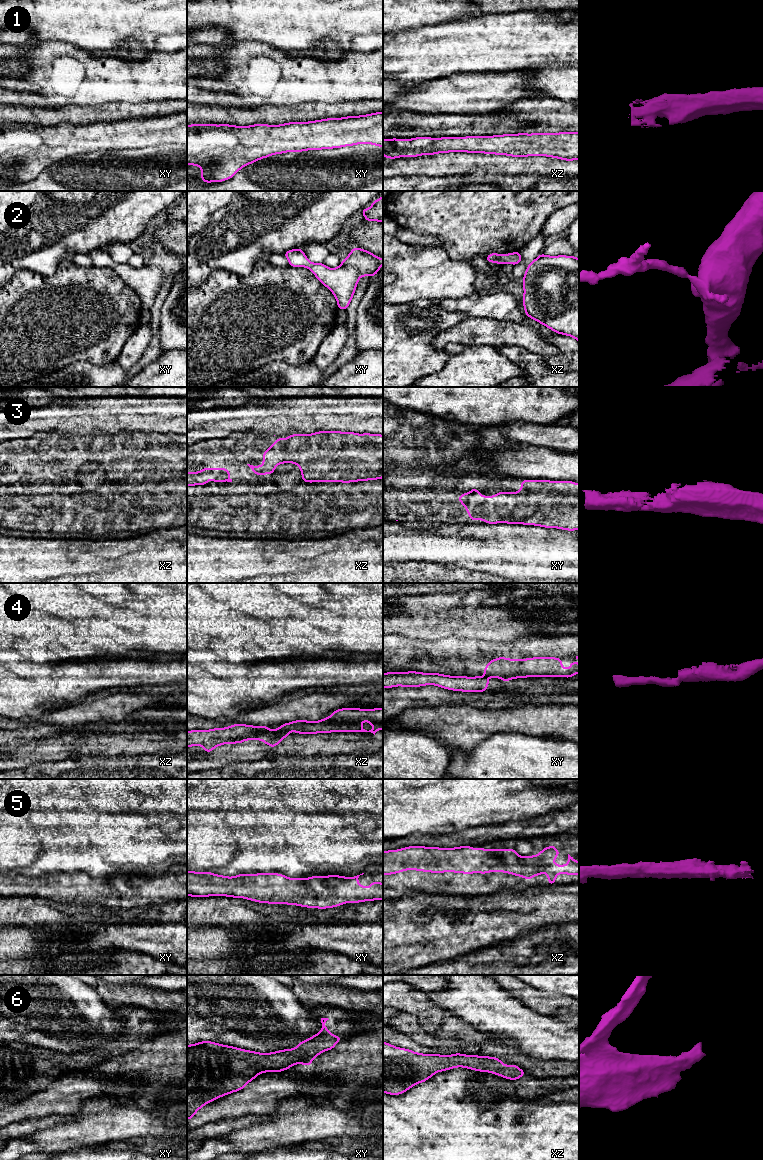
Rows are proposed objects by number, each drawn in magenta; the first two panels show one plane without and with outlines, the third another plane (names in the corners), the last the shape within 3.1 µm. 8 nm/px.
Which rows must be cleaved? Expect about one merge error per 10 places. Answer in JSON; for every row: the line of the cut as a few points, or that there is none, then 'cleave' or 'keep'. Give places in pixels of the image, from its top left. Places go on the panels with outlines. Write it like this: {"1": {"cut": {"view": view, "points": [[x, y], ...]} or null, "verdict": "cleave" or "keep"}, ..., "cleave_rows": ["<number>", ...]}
{"1": {"cut": null, "verdict": "keep"}, "2": {"cut": null, "verdict": "keep"}, "3": {"cut": null, "verdict": "keep"}, "4": {"cut": {"view": "xz", "points": [[276, 730], [288, 731]]}, "verdict": "cleave"}, "5": {"cut": null, "verdict": "keep"}, "6": {"cut": null, "verdict": "keep"}, "cleave_rows": ["4"]}

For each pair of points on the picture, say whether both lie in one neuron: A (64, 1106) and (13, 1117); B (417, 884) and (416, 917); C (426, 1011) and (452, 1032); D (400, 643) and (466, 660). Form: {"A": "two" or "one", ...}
{"A": "one", "B": "two", "C": "one", "D": "one"}

